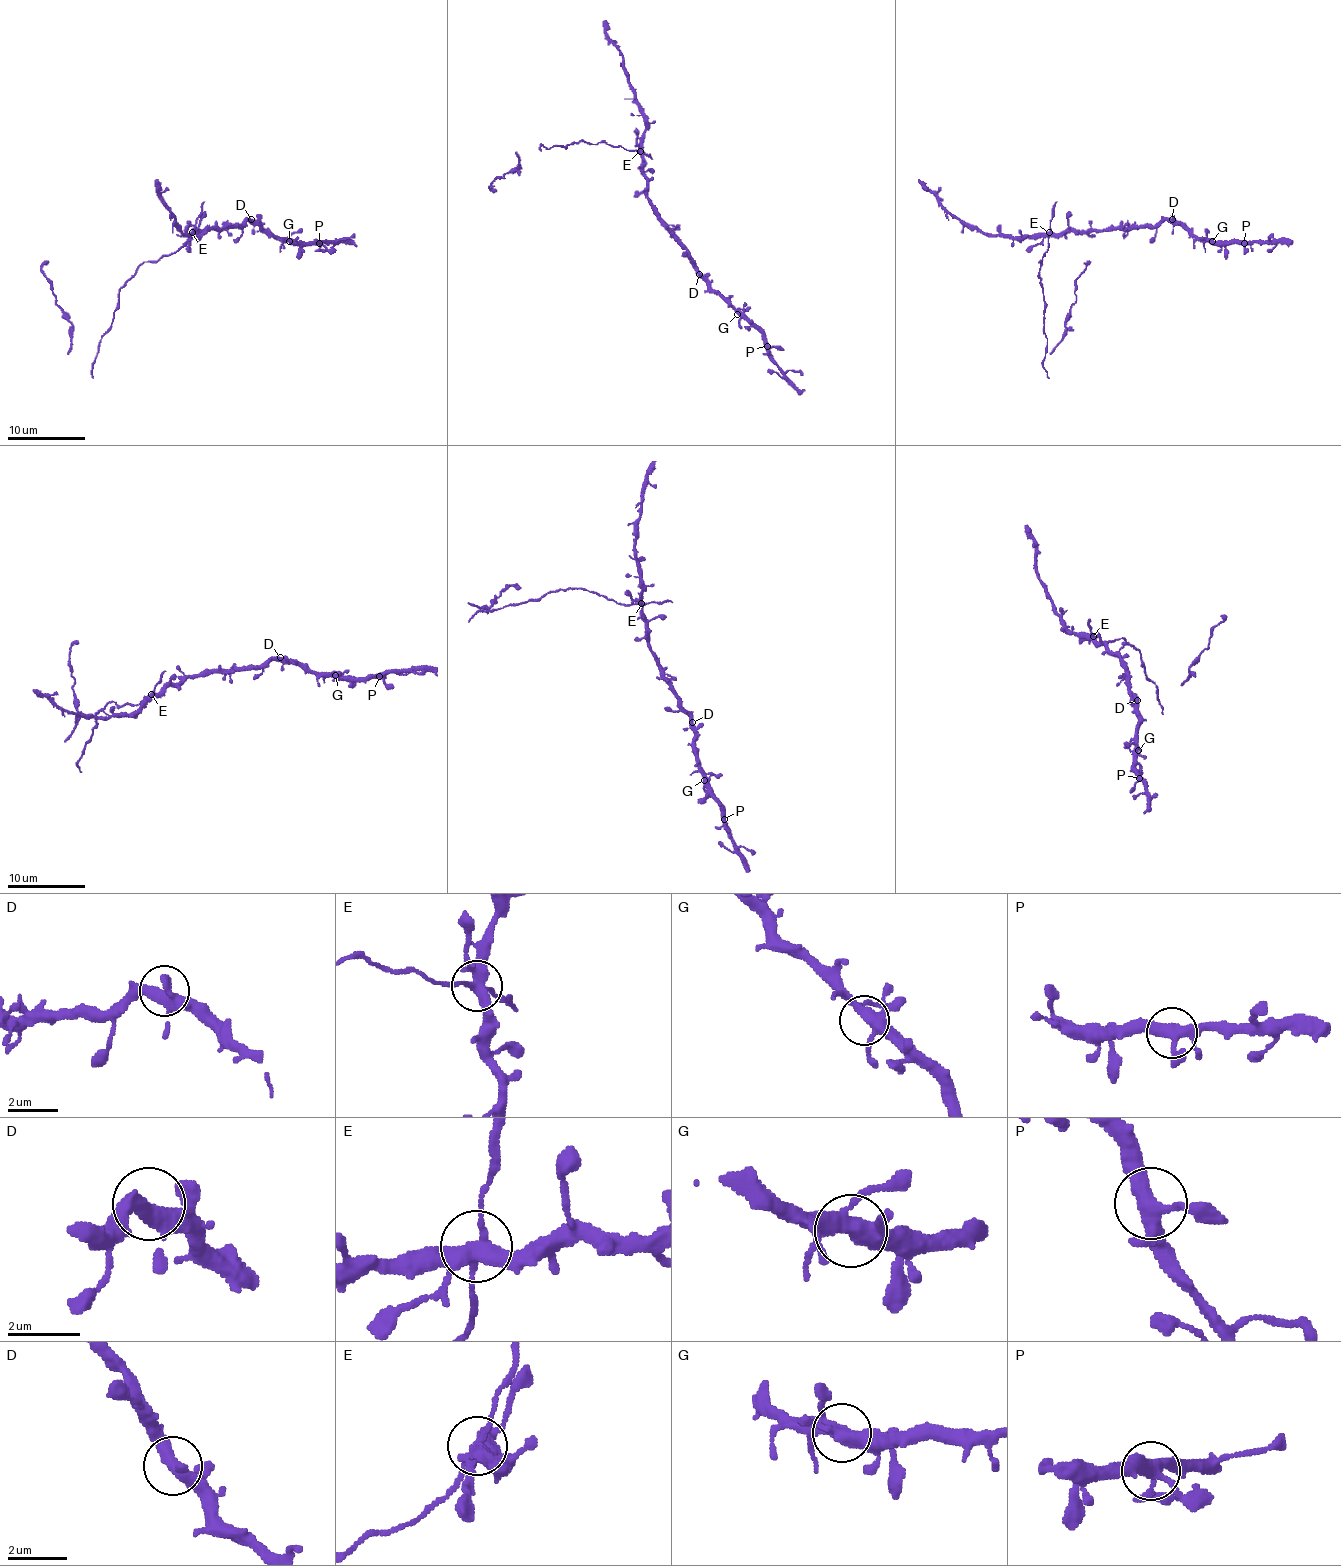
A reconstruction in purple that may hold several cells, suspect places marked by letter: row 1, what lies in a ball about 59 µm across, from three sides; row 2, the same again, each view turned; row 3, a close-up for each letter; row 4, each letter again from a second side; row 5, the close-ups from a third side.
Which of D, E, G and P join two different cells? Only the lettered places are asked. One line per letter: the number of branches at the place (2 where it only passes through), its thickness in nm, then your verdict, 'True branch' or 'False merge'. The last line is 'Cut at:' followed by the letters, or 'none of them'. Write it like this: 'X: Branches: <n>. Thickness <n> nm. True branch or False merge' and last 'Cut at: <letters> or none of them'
D: Branches: 3. Thickness 360 nm. True branch
E: Branches: 5. Thickness 400 nm. False merge
G: Branches: 5. Thickness 360 nm. True branch
P: Branches: 4. Thickness 360 nm. True branch
Cut at: E

